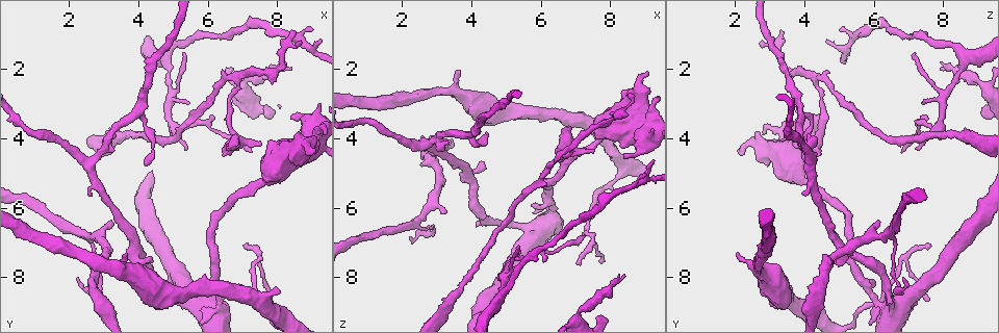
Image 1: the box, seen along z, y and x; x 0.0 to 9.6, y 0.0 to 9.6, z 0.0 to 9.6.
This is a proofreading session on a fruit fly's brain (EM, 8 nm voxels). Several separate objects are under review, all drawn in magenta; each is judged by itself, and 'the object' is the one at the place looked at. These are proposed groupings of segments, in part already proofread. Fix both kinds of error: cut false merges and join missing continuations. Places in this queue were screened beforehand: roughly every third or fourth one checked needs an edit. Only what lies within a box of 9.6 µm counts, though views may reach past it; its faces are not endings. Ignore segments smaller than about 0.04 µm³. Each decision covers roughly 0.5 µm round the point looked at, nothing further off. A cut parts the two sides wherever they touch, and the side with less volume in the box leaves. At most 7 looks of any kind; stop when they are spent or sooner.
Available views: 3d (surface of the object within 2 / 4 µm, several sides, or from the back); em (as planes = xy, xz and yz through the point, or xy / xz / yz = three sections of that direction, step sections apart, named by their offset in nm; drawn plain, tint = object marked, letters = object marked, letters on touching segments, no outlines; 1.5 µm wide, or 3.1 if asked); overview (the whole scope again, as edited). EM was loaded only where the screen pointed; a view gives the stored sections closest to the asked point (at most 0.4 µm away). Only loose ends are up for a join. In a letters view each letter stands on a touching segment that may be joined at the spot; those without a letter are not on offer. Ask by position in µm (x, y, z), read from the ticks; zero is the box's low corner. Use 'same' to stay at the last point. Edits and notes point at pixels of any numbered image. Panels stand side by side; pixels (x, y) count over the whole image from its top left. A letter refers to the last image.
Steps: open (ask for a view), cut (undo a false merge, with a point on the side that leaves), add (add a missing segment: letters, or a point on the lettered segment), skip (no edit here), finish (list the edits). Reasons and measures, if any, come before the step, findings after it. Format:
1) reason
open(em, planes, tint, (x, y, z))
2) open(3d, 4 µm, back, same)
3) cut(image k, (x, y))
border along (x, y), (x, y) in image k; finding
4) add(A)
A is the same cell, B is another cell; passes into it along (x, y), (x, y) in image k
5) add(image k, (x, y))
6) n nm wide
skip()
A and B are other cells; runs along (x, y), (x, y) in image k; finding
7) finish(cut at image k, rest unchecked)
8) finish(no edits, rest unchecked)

branch stops here
open(em, planes, letters, (4.15, 8.70, 6.55))

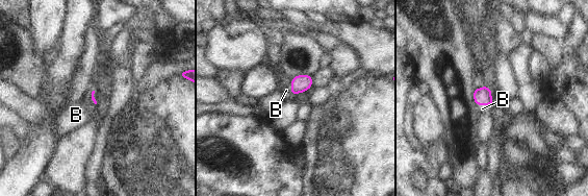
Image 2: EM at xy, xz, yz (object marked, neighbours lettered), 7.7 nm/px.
B touches over 120 nm
add(B)
B is the same cell; passes into it along (482, 96), (484, 104), (482, 108) in image 2; the neuron continues

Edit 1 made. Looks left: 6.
open(overview)

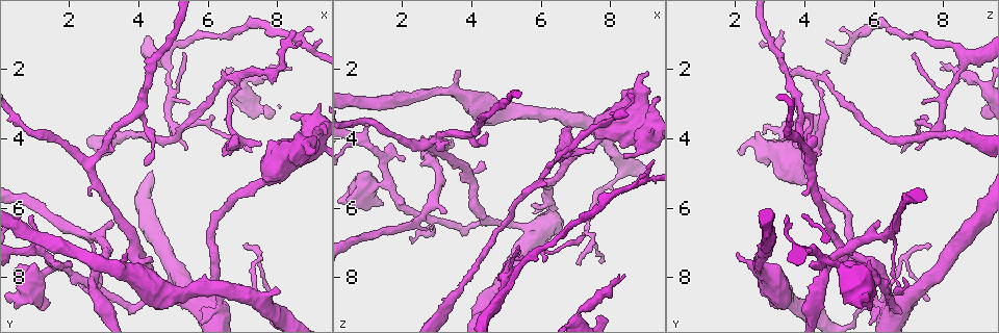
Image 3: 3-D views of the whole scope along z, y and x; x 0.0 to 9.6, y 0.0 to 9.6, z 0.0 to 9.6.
an open end
open(3d, 4 µm, (3.10, 6.35, 6.20))

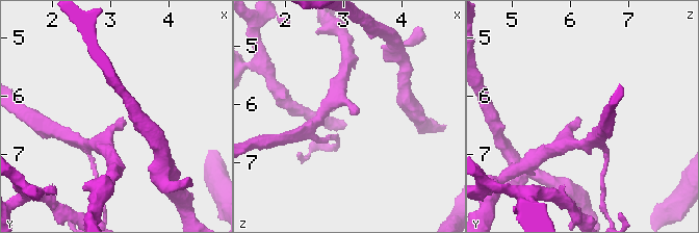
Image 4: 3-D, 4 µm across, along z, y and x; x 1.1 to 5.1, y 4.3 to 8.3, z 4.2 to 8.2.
open(em, xy, step 8, letters, (3.15, 6.40, 6.20))

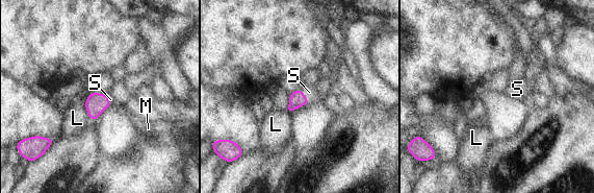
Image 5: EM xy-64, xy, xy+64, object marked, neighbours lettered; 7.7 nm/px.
cut it another way
open(em, planes, letters, same)

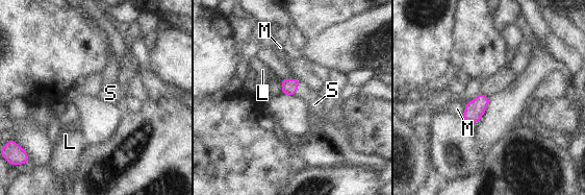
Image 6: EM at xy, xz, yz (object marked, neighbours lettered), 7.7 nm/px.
S touches over 120 nm
add(S)
S is the same cell, L and M are other cells; passes into it along (289, 87), (297, 89), (314, 104) in image 6; the neuron continues

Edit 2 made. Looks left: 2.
stops while still wide
open(em, planes, letters, (1.40, 8.85, 5.85))

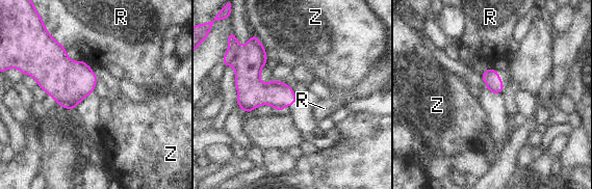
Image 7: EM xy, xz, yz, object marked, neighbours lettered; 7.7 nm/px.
skip()
R and Z are other cells; border along (52, 35), (66, 49) in image 7; none of them fits

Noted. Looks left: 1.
finish(add at image 2, add at image 6, rest unchecked)

